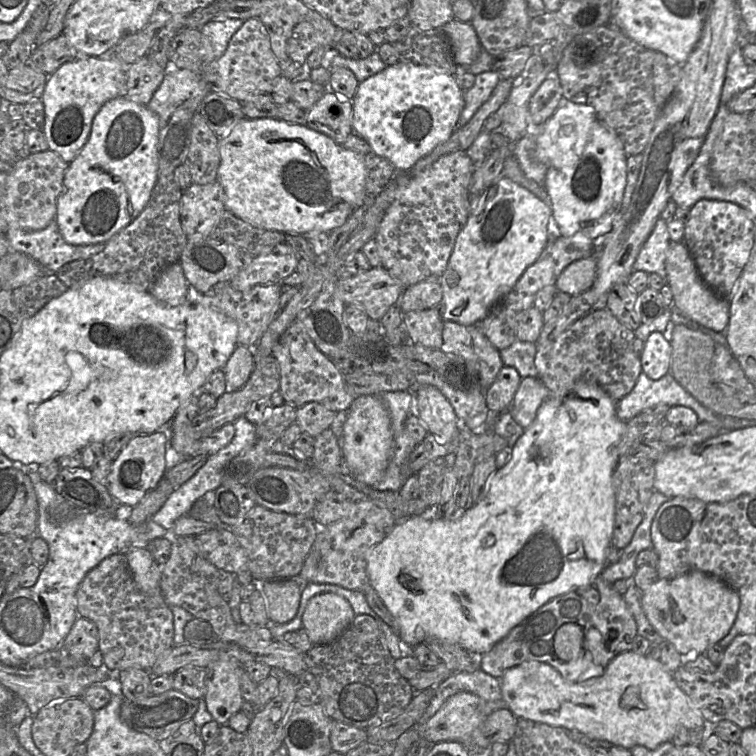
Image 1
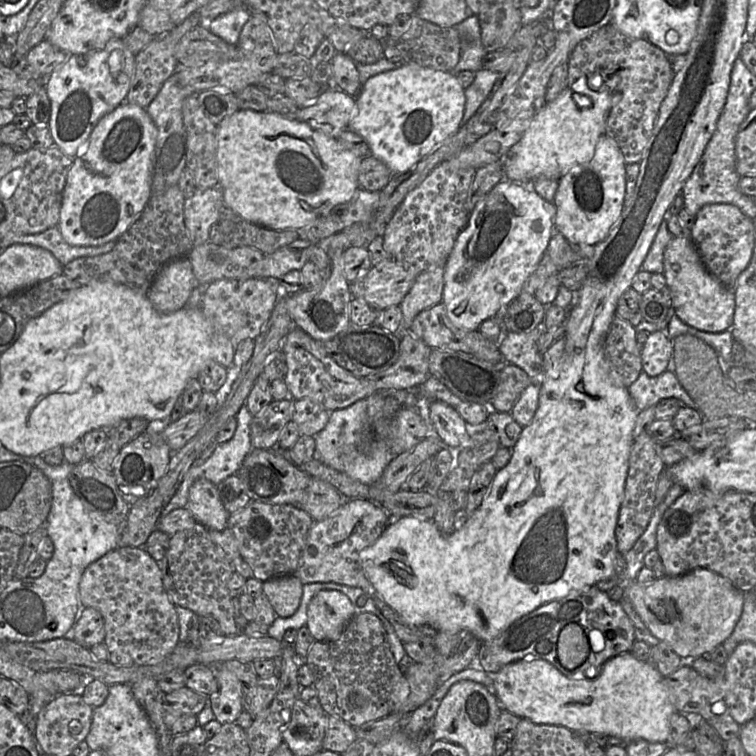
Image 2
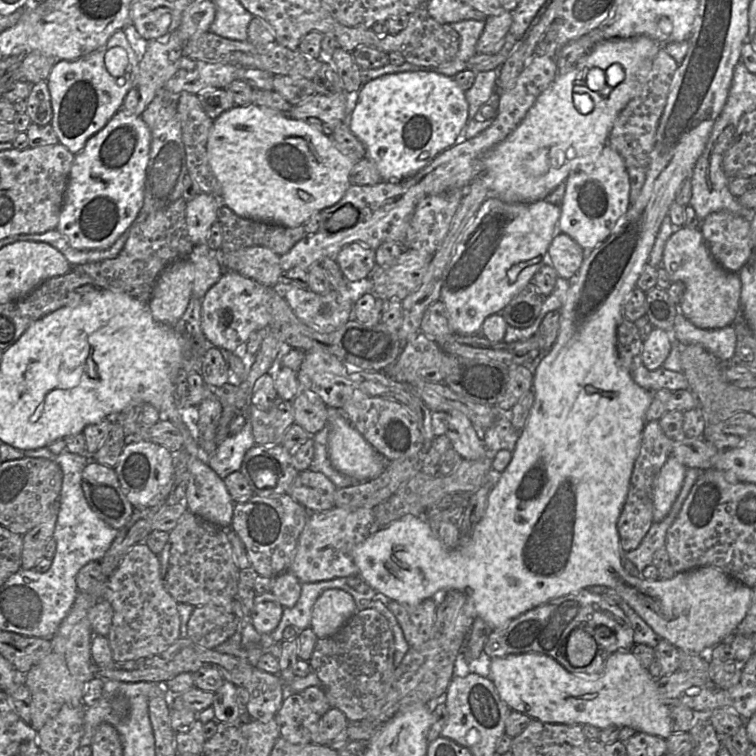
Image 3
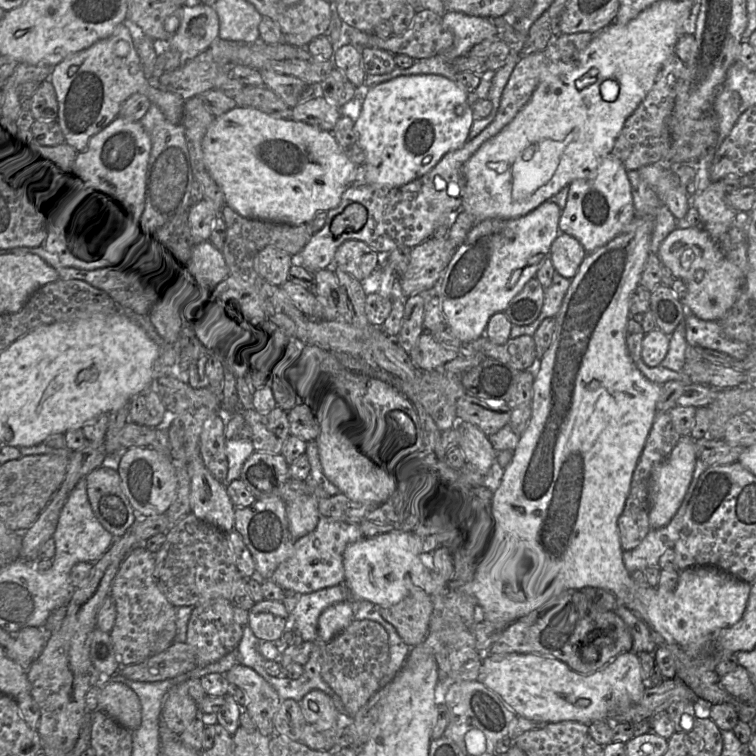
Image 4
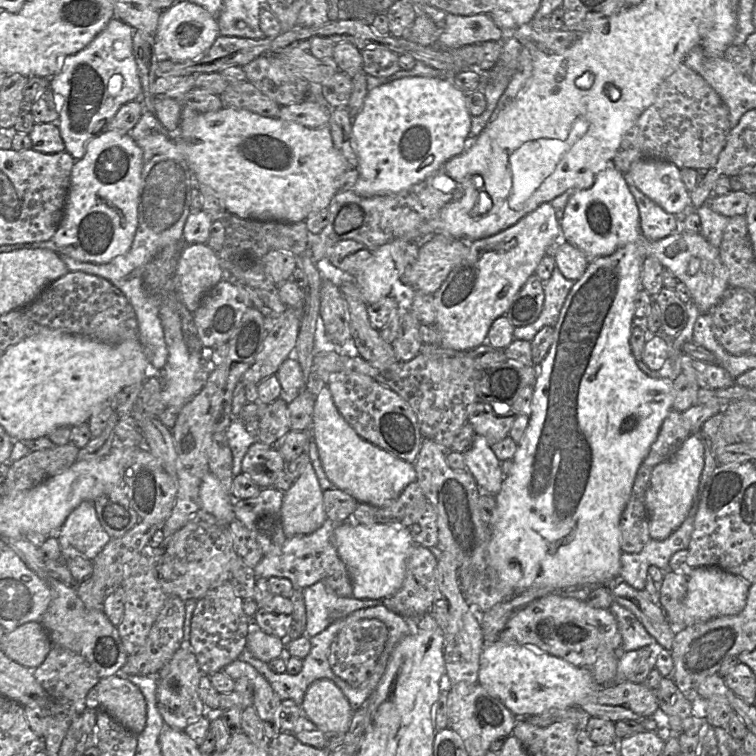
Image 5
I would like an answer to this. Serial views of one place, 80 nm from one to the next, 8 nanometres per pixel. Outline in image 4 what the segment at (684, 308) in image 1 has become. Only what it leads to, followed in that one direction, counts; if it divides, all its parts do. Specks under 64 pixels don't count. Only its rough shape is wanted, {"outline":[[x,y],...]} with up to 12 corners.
{"outline":[[702,227],[675,228],[656,255],[686,284],[683,305],[720,320],[743,273]]}

